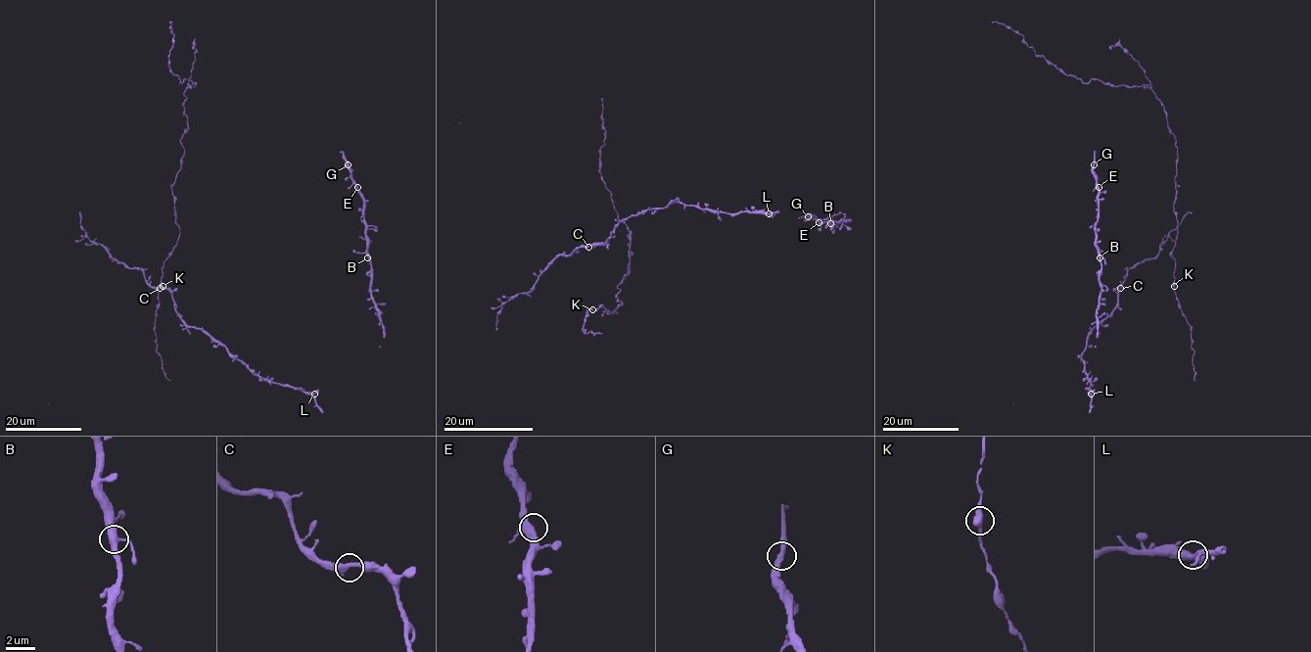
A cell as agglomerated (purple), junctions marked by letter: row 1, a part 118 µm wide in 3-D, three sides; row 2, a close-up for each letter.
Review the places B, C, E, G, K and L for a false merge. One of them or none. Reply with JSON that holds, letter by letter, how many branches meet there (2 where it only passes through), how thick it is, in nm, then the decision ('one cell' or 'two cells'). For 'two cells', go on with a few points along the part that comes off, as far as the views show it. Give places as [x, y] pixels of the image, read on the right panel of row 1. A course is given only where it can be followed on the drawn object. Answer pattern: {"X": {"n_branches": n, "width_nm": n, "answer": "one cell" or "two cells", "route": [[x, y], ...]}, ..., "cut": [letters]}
{"B": {"n_branches": 3, "width_nm": 400, "answer": "one cell"}, "C": {"n_branches": 2, "width_nm": 400, "answer": "one cell"}, "E": {"n_branches": 3, "width_nm": 400, "answer": "one cell"}, "G": {"n_branches": 2, "width_nm": 480, "answer": "one cell"}, "K": {"n_branches": 2, "width_nm": 440, "answer": "one cell"}, "L": {"n_branches": 3, "width_nm": 400, "answer": "one cell"}, "cut": []}

